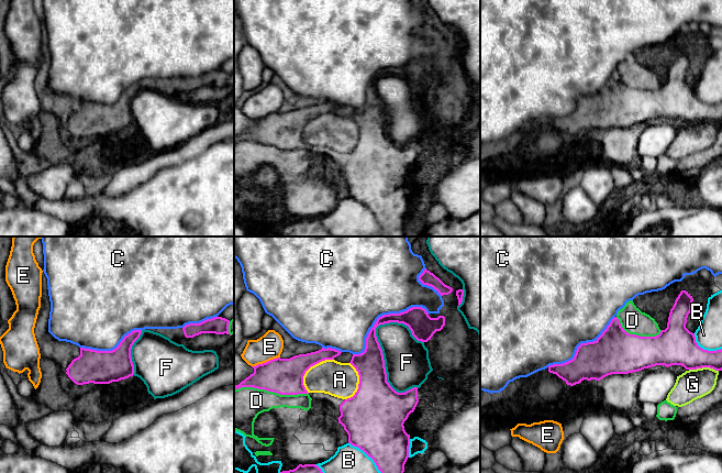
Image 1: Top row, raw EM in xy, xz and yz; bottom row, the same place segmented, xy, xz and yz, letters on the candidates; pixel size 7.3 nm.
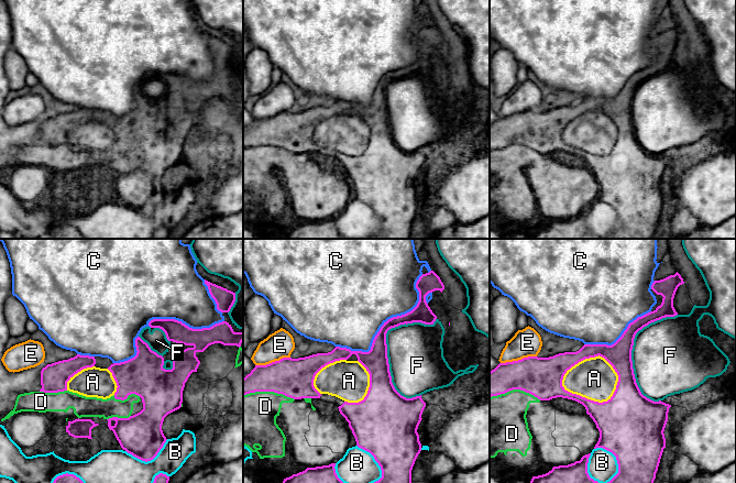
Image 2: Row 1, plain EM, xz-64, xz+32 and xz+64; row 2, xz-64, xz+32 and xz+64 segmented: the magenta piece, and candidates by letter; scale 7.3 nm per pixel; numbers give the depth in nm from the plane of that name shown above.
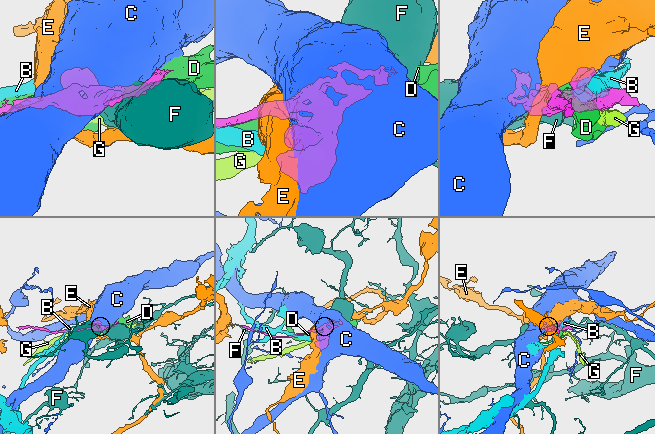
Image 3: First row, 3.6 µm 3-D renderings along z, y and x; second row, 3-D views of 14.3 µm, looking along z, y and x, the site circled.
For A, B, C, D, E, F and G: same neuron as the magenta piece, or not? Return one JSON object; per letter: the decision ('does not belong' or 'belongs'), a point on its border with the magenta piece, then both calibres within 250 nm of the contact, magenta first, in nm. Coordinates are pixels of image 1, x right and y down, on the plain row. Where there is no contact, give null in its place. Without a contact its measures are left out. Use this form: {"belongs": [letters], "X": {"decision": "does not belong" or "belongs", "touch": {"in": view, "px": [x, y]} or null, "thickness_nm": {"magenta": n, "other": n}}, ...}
{"belongs": ["A"], "A": {"decision": "belongs", "touch": {"in": "xz", "px": [309, 121]}, "thickness_nm": {"magenta": 260, "other": 260}}, "B": {"decision": "does not belong", "touch": {"in": "xz", "px": [371, 211]}, "thickness_nm": {"magenta": 420, "other": 340}}, "C": {"decision": "does not belong", "touch": {"in": "xz", "px": [381, 69]}, "thickness_nm": {"magenta": 170, "other": 500}}, "D": {"decision": "does not belong", "touch": {"in": "xz", "px": [271, 144]}, "thickness_nm": {"magenta": 260, "other": 260}}, "E": {"decision": "does not belong", "touch": {"in": "xz", "px": [266, 116]}, "thickness_nm": {"magenta": 260, "other": 190}}, "F": {"decision": "does not belong", "touch": {"in": "xz", "px": [385, 122]}, "thickness_nm": {"magenta": 320, "other": 320}}, "G": {"decision": "does not belong", "touch": {"in": "yz", "px": [703, 120]}, "thickness_nm": {"magenta": 280, "other": 220}}}

